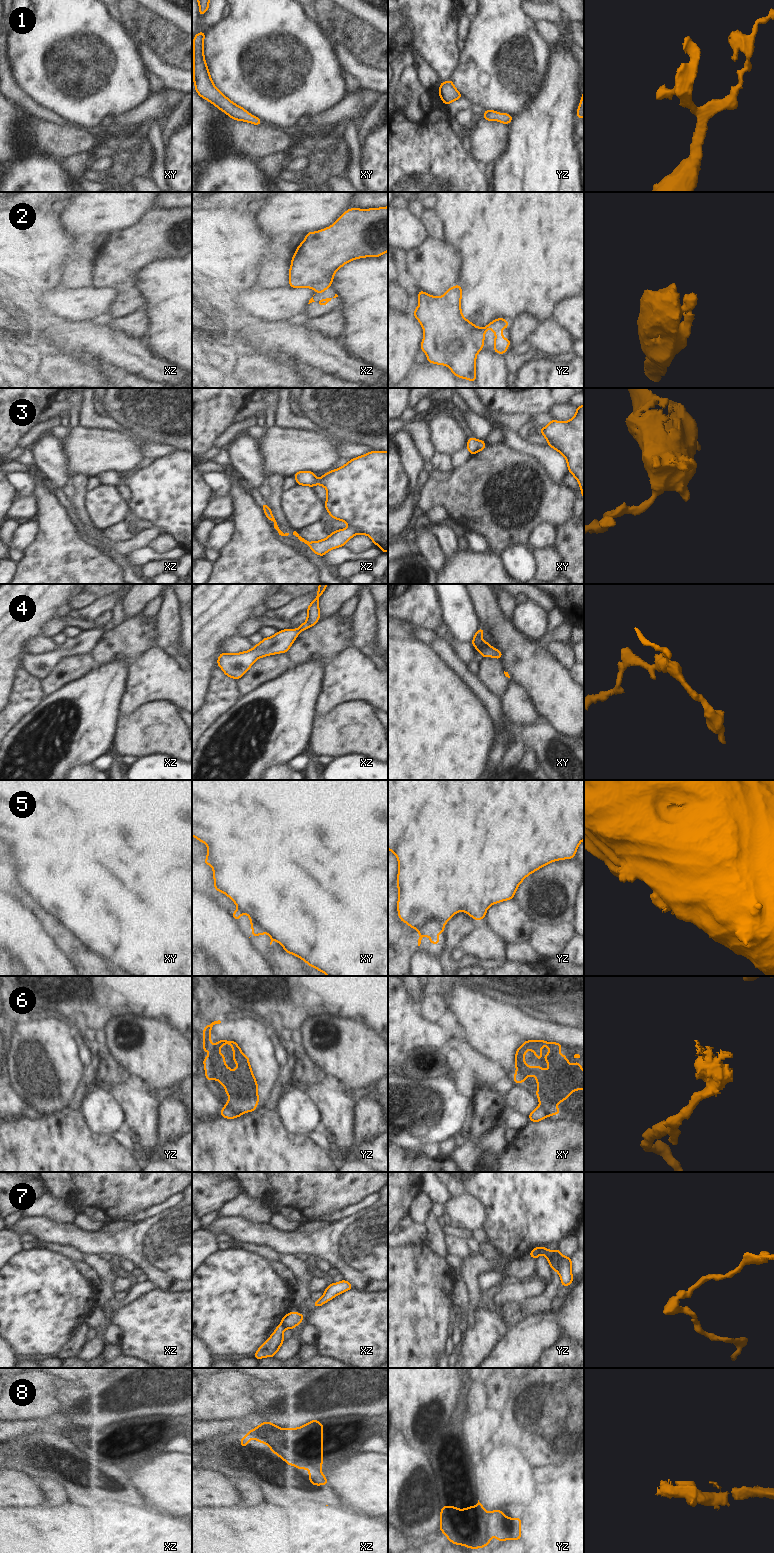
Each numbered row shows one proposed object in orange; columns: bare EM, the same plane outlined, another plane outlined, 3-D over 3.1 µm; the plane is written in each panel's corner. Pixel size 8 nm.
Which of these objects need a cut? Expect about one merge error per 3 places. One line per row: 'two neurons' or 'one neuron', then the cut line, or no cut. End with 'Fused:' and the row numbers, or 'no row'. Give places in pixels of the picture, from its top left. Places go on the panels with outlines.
1: one neuron; cut none
2: one neuron; cut none
3: one neuron; cut none
4: one neuron; cut none
5: two neurons; cut yz (444, 923), (437, 919), (428, 919), (418, 930)
6: two neurons; cut yz (226, 1105), (244, 1112)
7: two neurons; cut yz (542, 1247), (540, 1253)
8: one neuron; cut none
Fused: 5, 6, 7

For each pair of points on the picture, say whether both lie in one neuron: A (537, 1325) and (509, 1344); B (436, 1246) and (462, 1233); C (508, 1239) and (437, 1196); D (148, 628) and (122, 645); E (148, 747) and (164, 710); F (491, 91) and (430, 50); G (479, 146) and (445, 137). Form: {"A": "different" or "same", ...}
{"A": "same", "B": "different", "C": "different", "D": "same", "E": "same", "F": "different", "G": "different"}

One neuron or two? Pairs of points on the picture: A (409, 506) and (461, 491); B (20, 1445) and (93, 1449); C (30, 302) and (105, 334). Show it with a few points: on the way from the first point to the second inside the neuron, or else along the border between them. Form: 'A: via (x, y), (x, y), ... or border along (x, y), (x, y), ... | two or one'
A: border along (416, 494), (417, 505) | two
B: via (38, 1452), (42, 1456), (75, 1456) | one
C: via (49, 321), (63, 330), (86, 334) | one

